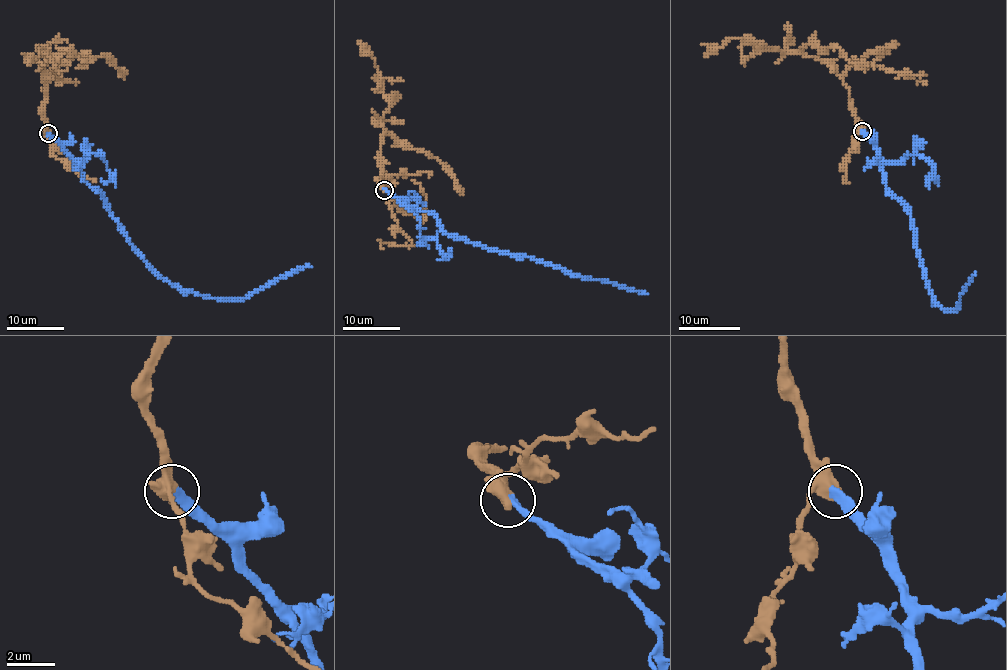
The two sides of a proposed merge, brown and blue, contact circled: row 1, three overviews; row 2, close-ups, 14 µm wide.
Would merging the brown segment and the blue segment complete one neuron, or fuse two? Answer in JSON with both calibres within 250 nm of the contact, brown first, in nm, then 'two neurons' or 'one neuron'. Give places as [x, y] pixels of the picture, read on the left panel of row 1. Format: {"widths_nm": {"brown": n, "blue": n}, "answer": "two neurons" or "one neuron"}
{"widths_nm": {"brown": 400, "blue": 360}, "answer": "one neuron"}

